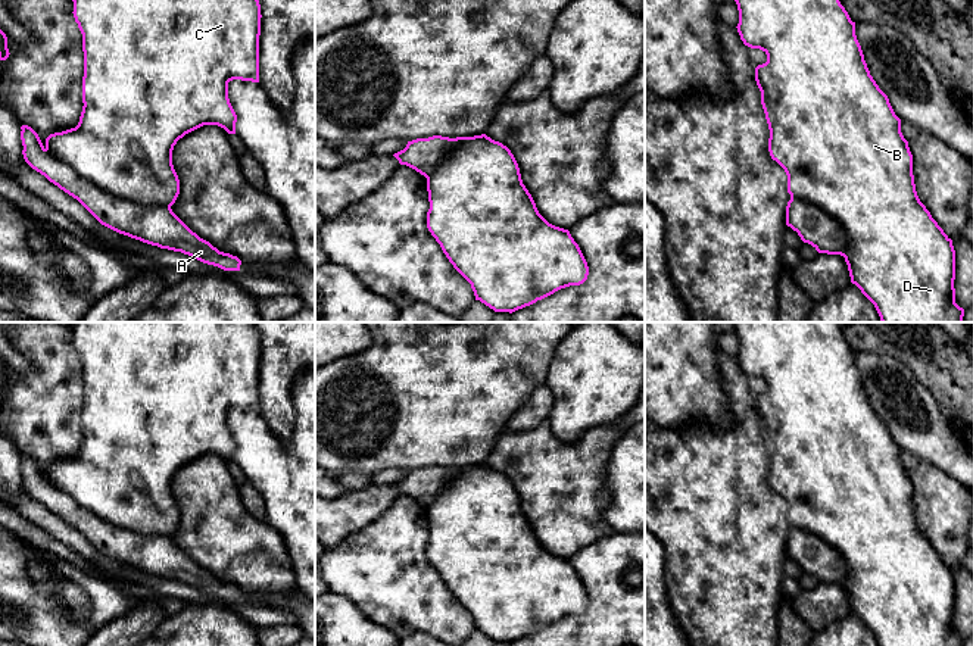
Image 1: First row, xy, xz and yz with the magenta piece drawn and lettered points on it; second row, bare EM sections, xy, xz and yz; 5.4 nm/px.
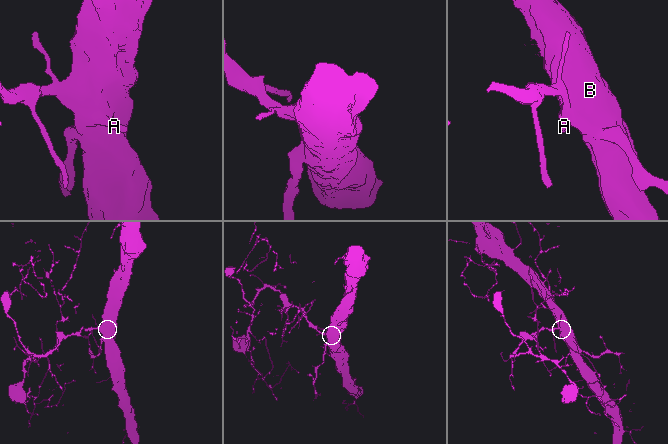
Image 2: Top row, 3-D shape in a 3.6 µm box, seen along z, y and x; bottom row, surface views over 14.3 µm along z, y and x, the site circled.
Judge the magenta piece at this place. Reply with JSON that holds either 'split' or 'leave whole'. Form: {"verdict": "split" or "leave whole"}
{"verdict": "split"}

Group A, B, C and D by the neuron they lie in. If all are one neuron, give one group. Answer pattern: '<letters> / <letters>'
A / B C D

